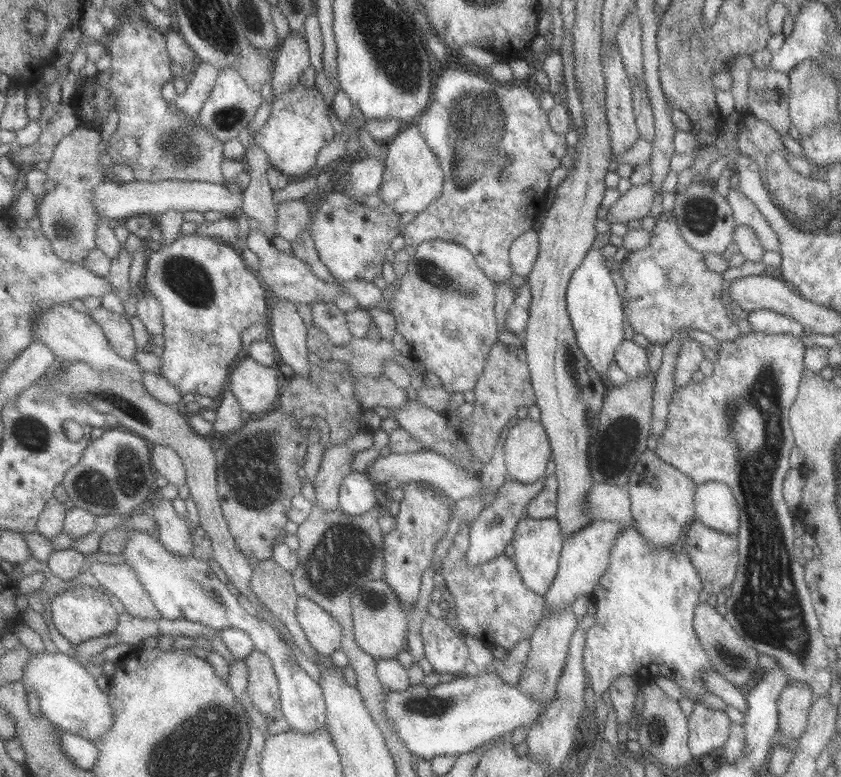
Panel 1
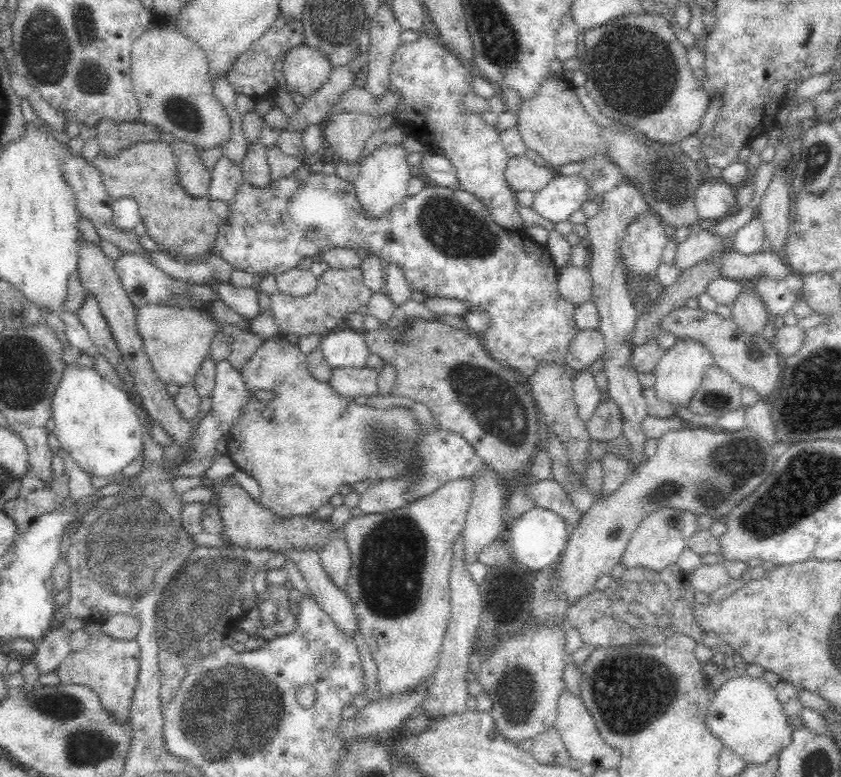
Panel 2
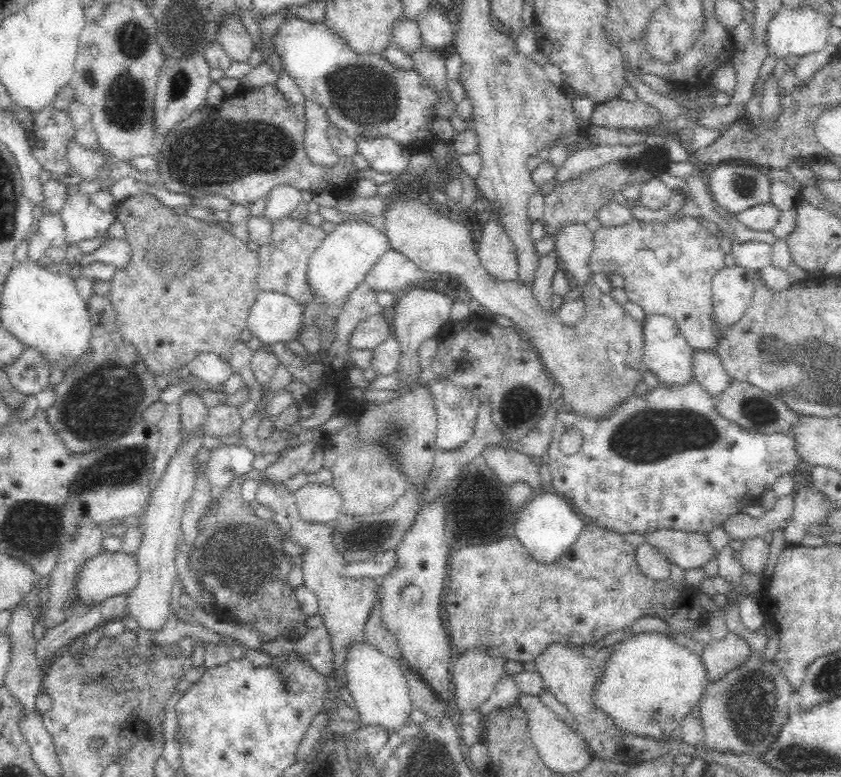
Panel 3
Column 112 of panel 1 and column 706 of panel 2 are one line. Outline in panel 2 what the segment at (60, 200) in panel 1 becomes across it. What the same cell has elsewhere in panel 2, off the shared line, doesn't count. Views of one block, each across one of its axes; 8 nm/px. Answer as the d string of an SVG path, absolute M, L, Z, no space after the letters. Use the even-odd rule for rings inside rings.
M566 77L563 80L547 79L534 98L522 100L520 112L516 114L516 128L526 148L534 150L544 158L546 165L556 170L563 164L584 162L600 154L607 158L619 169L620 183L629 182L642 194L647 212L659 217L666 230L693 230L704 224L696 209L695 197L707 176L698 168L698 162L682 154L680 145L640 142L630 127L622 130L618 126L600 126L586 112Z

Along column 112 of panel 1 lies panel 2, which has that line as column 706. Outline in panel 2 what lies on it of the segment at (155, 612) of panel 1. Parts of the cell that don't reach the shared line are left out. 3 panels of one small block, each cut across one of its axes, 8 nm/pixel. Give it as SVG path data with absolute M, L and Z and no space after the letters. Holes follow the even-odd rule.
M721 562L715 564L701 564L694 572L688 574L689 587L694 592L699 591L713 596L719 588L730 584L732 576Z

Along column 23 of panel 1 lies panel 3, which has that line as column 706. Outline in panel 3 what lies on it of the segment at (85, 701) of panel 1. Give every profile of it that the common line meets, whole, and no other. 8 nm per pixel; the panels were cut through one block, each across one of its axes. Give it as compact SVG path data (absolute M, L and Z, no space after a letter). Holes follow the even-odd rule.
M658 632L631 634L616 646L604 660L604 670L592 688L596 709L612 719L623 732L660 741L678 730L682 719L694 710L708 684L700 655Z

